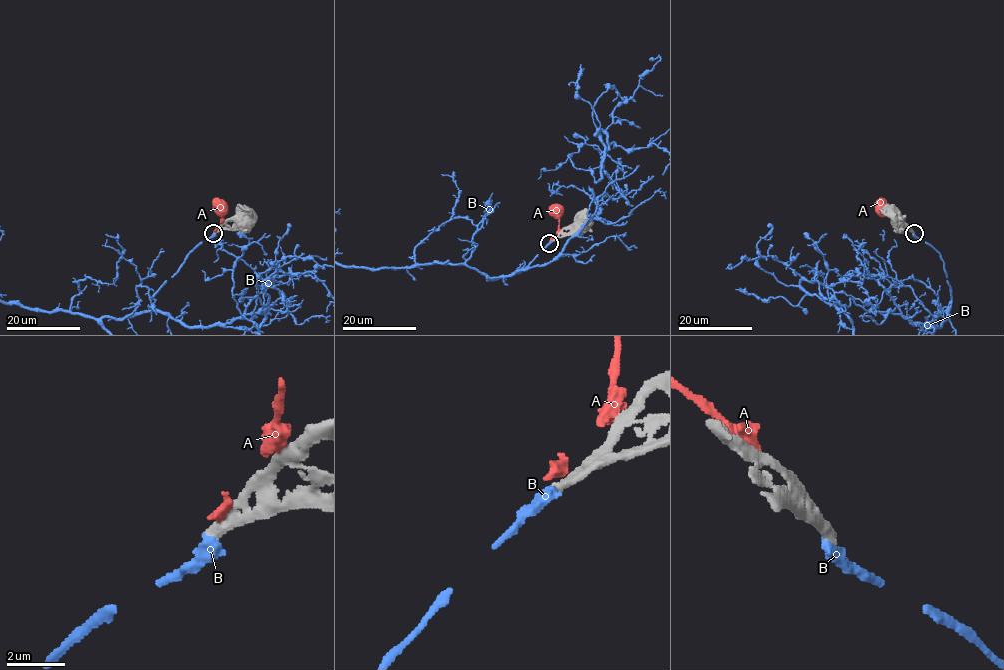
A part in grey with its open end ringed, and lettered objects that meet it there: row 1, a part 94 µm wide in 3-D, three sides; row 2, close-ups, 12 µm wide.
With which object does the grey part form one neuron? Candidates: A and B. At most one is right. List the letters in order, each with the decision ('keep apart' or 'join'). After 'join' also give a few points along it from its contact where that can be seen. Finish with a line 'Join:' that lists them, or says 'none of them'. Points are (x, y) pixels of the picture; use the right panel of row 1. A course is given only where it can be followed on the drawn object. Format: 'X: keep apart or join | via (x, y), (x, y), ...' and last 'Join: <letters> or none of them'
A: keep apart
B: keep apart
Join: none of them

